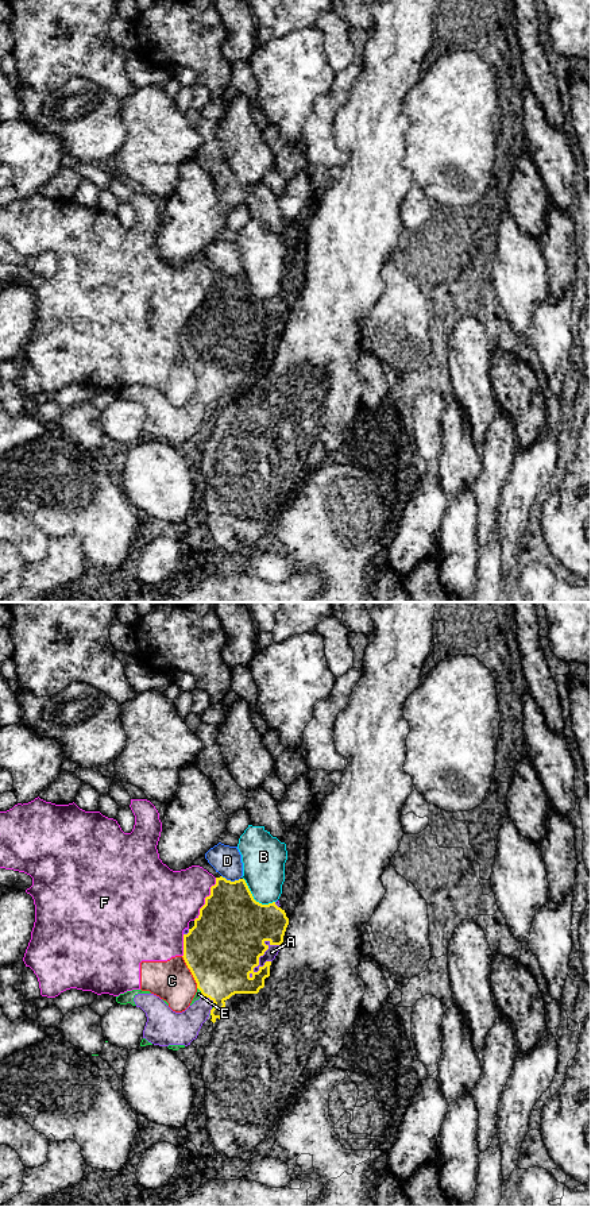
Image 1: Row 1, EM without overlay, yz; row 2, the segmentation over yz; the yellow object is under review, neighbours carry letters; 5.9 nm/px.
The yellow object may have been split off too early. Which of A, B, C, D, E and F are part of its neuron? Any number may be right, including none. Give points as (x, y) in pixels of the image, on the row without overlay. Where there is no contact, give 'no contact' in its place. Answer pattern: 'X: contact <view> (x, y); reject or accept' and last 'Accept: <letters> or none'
A: contact yz (259, 351); accept
B: contact yz (252, 293); reject
C: contact yz (190, 366); reject
D: contact yz (230, 276); reject
E: contact yz (200, 385); reject
F: contact yz (205, 294); reject
Accept: A

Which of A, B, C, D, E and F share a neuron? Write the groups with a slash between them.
A / B / C F / D / E

